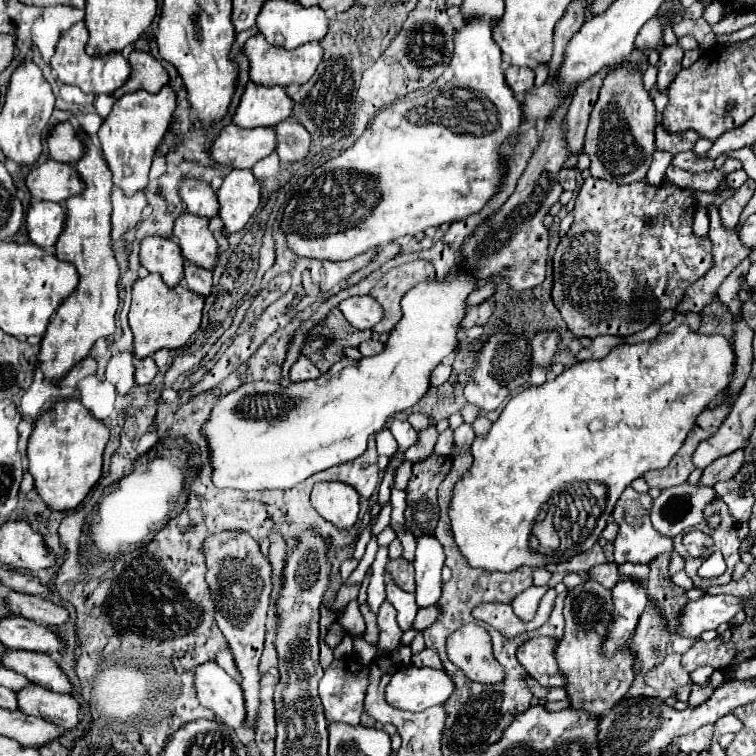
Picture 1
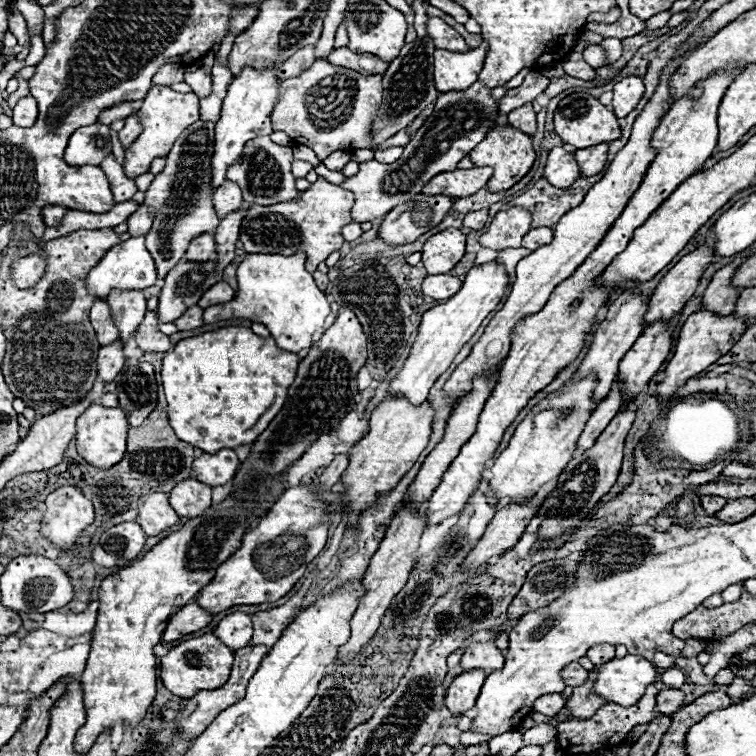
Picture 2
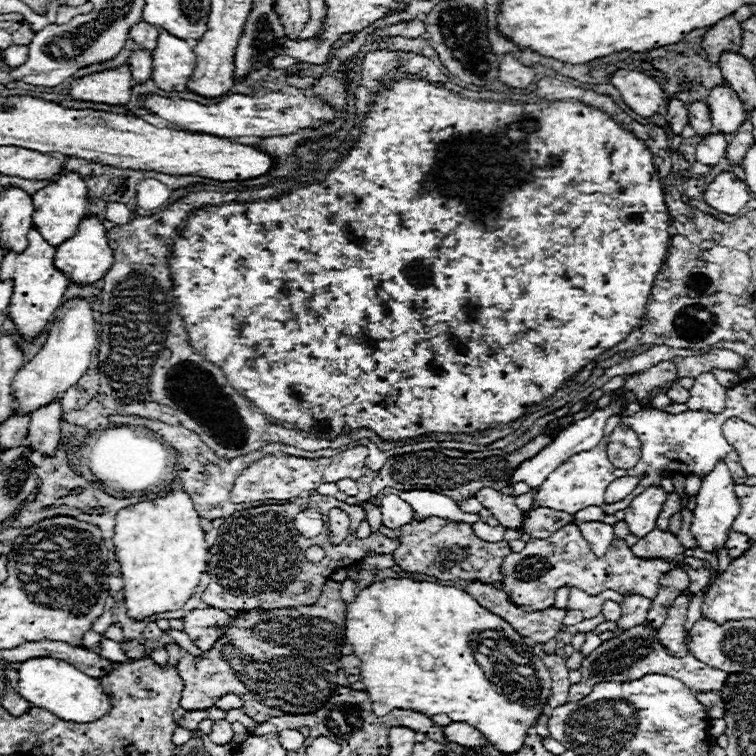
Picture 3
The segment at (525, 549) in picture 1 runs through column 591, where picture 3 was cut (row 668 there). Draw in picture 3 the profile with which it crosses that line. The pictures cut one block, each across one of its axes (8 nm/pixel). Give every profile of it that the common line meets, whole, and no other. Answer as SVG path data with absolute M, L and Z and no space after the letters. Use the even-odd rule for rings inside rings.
M388 578L370 584L360 590L352 604L346 606L346 612L346 640L352 644L354 654L362 662L360 676L372 700L374 714L384 716L392 708L414 710L426 716L446 714L454 722L468 722L470 726L480 728L480 732L486 734L486 740L502 754L514 754L524 748L528 730L534 726L552 696L552 678L542 658L506 620L482 608L464 590L432 582L414 582L408 578ZM476 654L488 658L488 664L492 664L490 672L478 664ZM510 678L518 682L520 688L516 690L524 692L518 700L512 700L508 692L498 686L508 684Z

